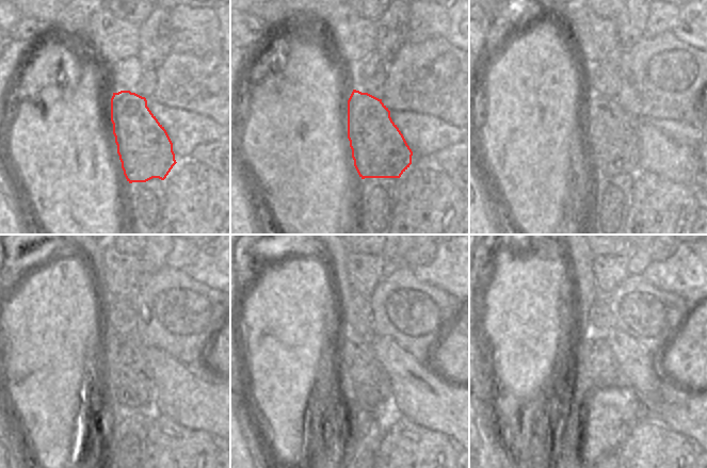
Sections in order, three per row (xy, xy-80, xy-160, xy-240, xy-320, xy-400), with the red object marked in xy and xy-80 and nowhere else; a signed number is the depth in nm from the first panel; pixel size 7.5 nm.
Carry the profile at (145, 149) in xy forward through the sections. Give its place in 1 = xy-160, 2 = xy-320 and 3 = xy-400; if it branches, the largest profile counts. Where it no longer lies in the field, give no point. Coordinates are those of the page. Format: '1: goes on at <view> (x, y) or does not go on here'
1: goes on at xy-160 (613, 146)
2: goes on at xy-320 (372, 386)
3: goes on at xy-400 (600, 365)

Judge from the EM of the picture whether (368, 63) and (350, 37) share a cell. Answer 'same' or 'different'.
different

